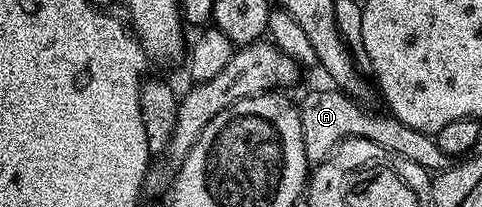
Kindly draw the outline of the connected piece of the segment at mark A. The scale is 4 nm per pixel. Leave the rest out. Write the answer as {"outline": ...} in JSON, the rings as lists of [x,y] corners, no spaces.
{"outline":[[[338,88],[332,90],[312,90],[303,100],[299,101],[299,112],[301,114],[302,133],[304,134],[304,146],[306,150],[306,159],[310,162],[319,162],[326,160],[336,151],[336,145],[347,139],[347,137],[364,137],[376,142],[383,151],[399,152],[404,154],[404,158],[412,158],[412,162],[424,166],[427,172],[437,174],[447,167],[448,157],[444,150],[440,150],[437,141],[429,133],[414,131],[411,127],[404,126],[398,119],[389,113],[378,114],[362,108],[356,104],[353,97],[350,97],[345,91]]]}

